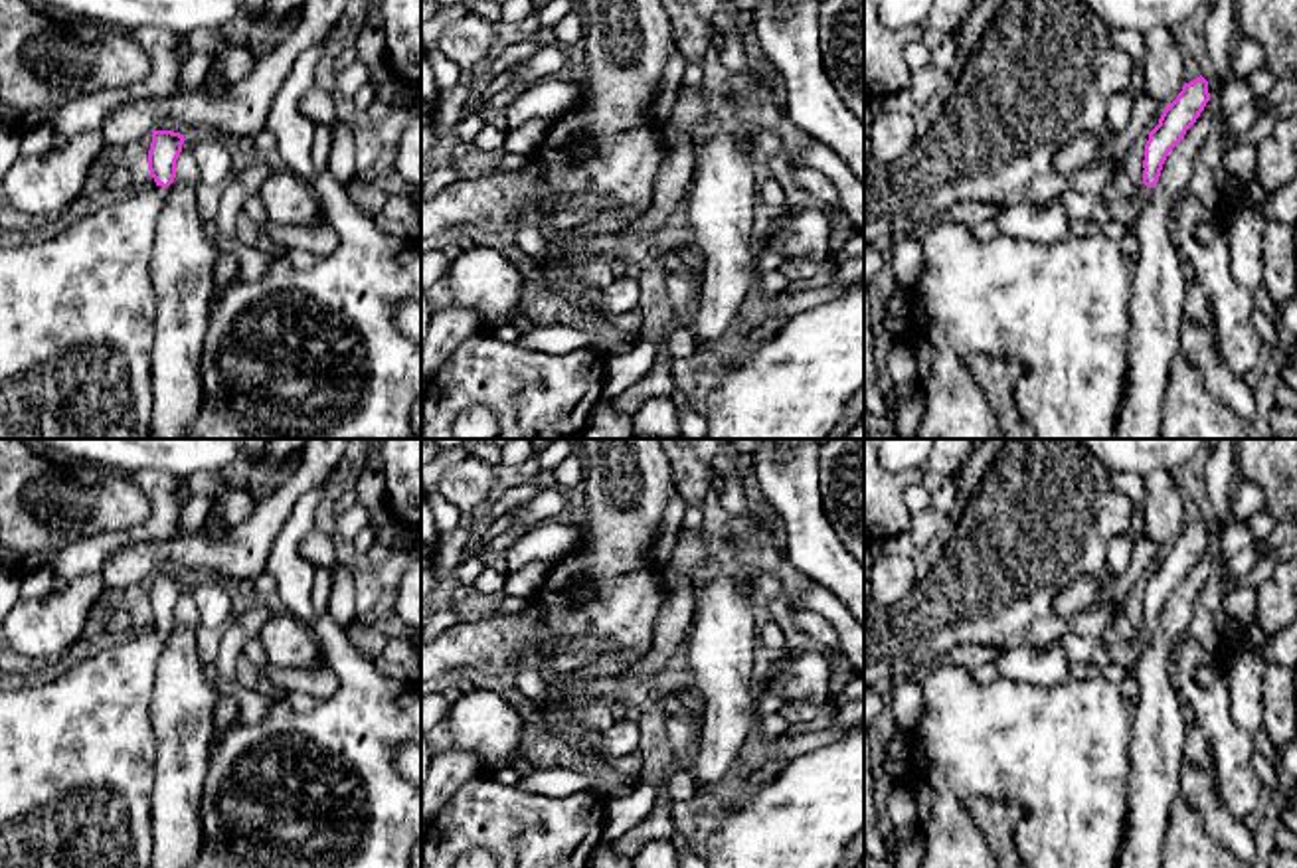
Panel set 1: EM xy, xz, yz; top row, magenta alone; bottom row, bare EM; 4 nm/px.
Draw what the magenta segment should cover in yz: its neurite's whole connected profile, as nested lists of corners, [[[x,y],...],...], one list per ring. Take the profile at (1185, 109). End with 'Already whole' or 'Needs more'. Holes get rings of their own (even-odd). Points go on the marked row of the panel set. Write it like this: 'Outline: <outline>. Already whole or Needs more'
Outline: [[[1200,75],[1184,83],[1178,97],[1165,107],[1145,144],[1143,186],[1137,190],[1141,210],[1149,206],[1151,188],[1159,182],[1168,152],[1184,138],[1208,101],[1208,81]]]. Needs more

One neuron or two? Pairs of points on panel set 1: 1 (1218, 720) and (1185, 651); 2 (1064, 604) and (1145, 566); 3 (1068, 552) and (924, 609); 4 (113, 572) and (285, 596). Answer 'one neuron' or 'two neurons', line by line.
1: one neuron
2: one neuron
3: one neuron
4: two neurons

